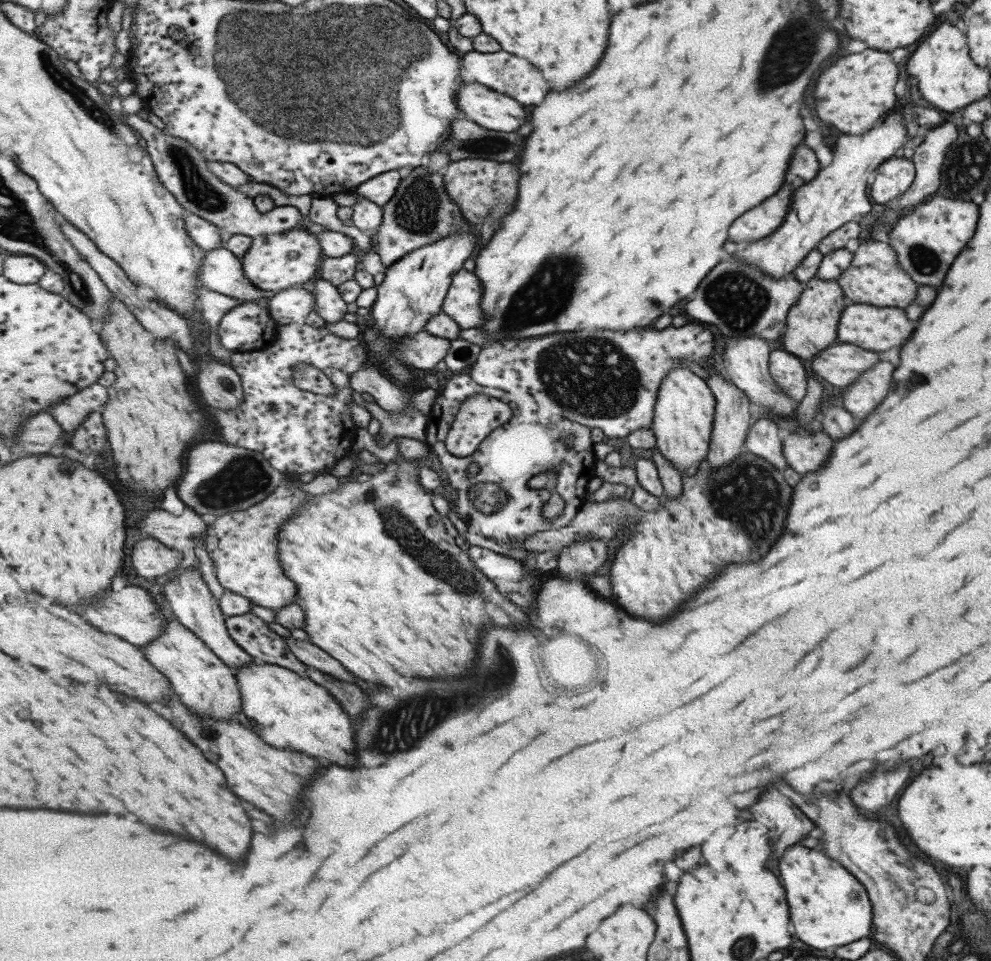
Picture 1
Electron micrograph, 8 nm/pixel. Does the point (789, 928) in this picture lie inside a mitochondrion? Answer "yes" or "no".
no

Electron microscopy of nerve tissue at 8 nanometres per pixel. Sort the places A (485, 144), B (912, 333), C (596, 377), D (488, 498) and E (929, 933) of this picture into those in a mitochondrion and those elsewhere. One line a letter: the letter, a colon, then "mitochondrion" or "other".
A: mitochondrion
B: other
C: mitochondrion
D: mitochondrion
E: other

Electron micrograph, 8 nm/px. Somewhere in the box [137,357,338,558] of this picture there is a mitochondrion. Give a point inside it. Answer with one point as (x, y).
(241, 479)

